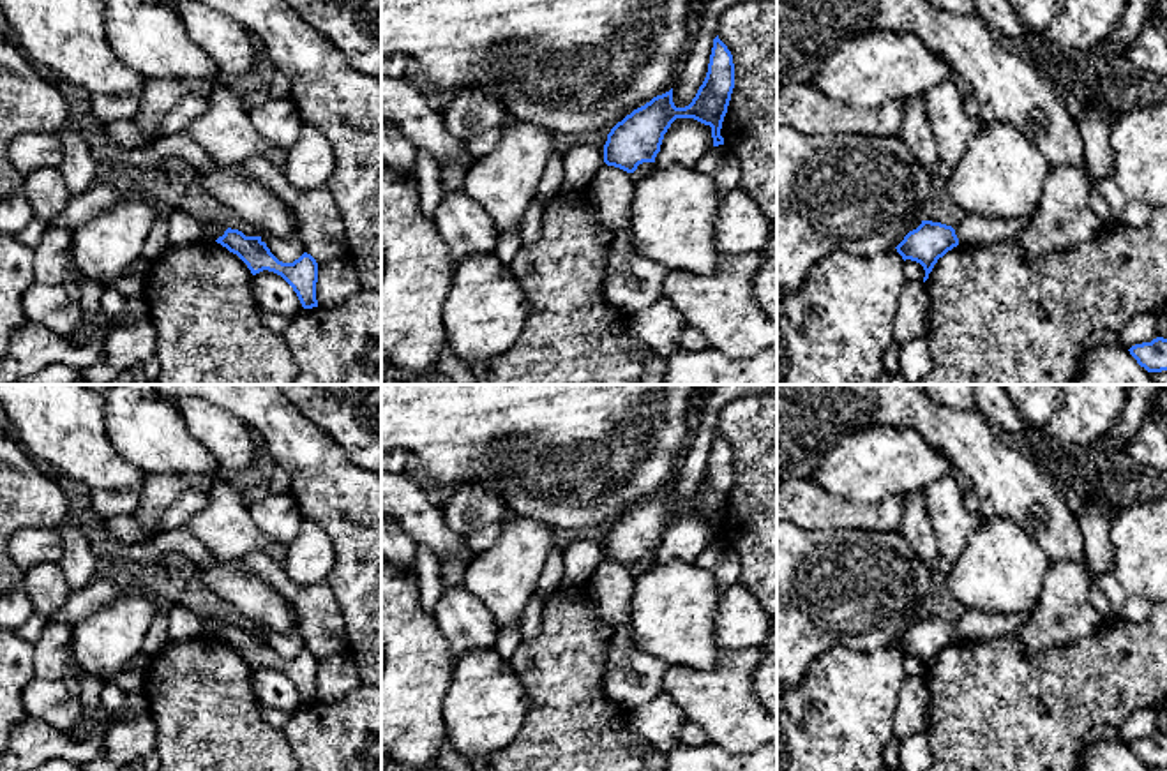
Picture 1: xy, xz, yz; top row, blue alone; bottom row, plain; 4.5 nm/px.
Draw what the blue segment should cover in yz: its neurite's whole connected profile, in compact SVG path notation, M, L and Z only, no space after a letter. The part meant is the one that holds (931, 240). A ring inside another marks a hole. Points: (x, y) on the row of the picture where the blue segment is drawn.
M922 221L922 224L916 229L909 231L895 249L904 261L911 259L923 266L925 282L937 259L957 245L959 238L952 226Z

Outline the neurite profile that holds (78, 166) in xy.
M65 125L58 136L64 150L58 169L65 180L67 191L71 196L83 194L94 185L95 159L76 129Z

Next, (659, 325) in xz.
M660 298L655 303L627 316L627 332L643 341L660 358L680 349L681 333L689 326L681 312L667 300Z

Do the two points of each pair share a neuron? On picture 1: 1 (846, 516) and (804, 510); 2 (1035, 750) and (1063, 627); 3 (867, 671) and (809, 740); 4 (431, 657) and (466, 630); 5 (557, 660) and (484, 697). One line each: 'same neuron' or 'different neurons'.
1: same neuron
2: different neurons
3: same neuron
4: different neurons
5: different neurons

